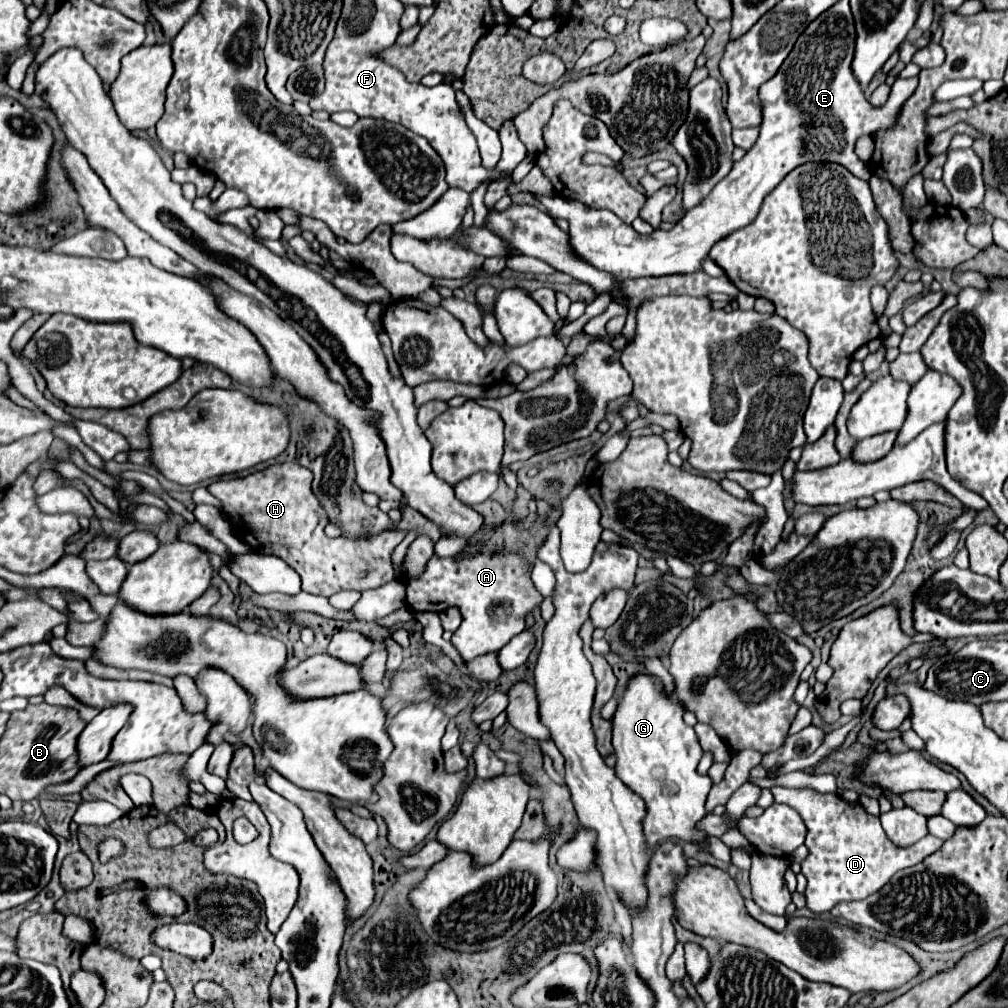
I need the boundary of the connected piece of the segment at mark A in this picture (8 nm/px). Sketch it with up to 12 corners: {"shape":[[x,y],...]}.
{"shape":[[507,548],[433,554],[405,578],[415,612],[463,613],[465,662],[499,652],[543,602]]}

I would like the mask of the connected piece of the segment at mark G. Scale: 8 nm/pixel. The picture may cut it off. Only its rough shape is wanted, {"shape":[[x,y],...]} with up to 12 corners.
{"shape":[[653,676],[629,682],[611,722],[619,780],[643,832],[709,844],[713,782],[683,708]]}

